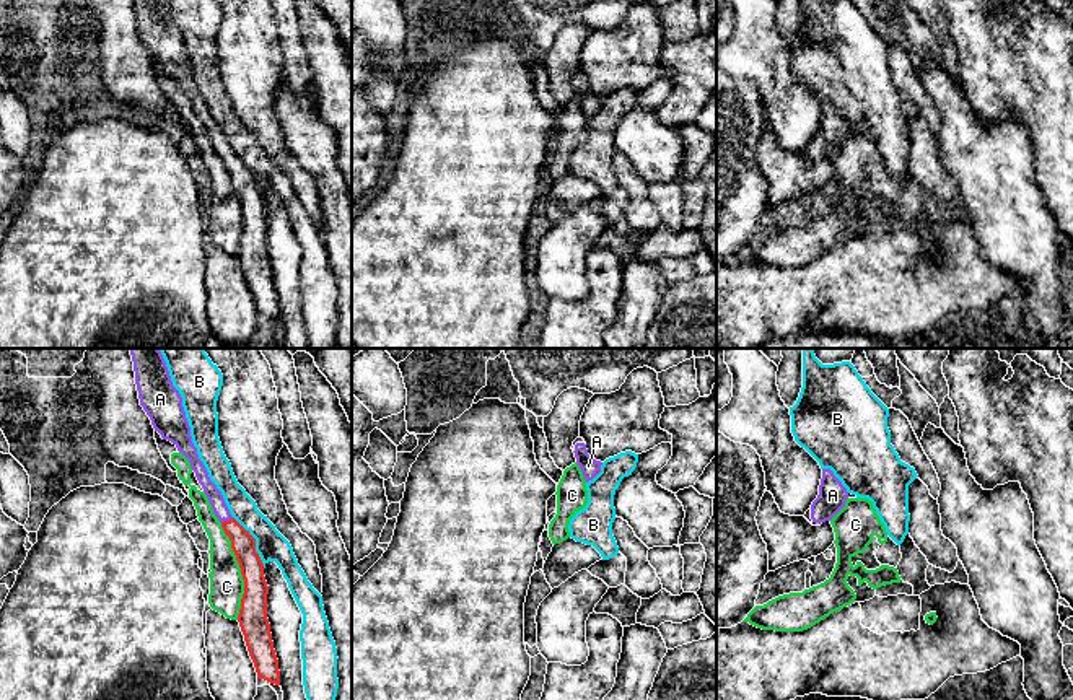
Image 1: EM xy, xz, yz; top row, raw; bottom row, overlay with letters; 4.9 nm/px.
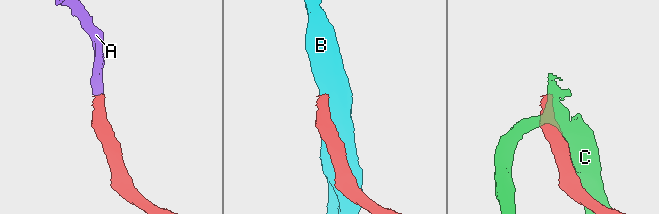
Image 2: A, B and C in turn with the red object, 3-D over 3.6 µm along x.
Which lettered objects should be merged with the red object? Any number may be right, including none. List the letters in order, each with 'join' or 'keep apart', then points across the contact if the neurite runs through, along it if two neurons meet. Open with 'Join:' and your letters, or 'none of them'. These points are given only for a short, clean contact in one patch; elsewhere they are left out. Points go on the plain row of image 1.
Join: A
A: join | across xy (243, 179), (227, 157), (214, 131)
B: keep apart
C: keep apart

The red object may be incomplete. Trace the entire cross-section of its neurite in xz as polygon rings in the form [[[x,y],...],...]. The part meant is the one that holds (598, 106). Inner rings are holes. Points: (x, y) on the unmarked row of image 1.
[[[576,78],[575,80],[575,93],[576,99],[580,101],[583,112],[586,117],[593,116],[599,107],[601,107],[601,96],[593,94],[588,90],[586,80],[585,78]]]

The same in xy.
[[[134,0],[134,7],[140,41],[150,52],[155,67],[158,67],[163,75],[171,77],[177,86],[189,94],[215,151],[231,176],[231,184],[244,215],[238,257],[257,314],[280,321],[278,295],[267,254],[269,221],[264,212],[264,199],[256,187],[256,174],[231,151],[221,127],[210,116],[204,98],[199,94],[182,42],[182,33],[173,21],[168,2]]]

